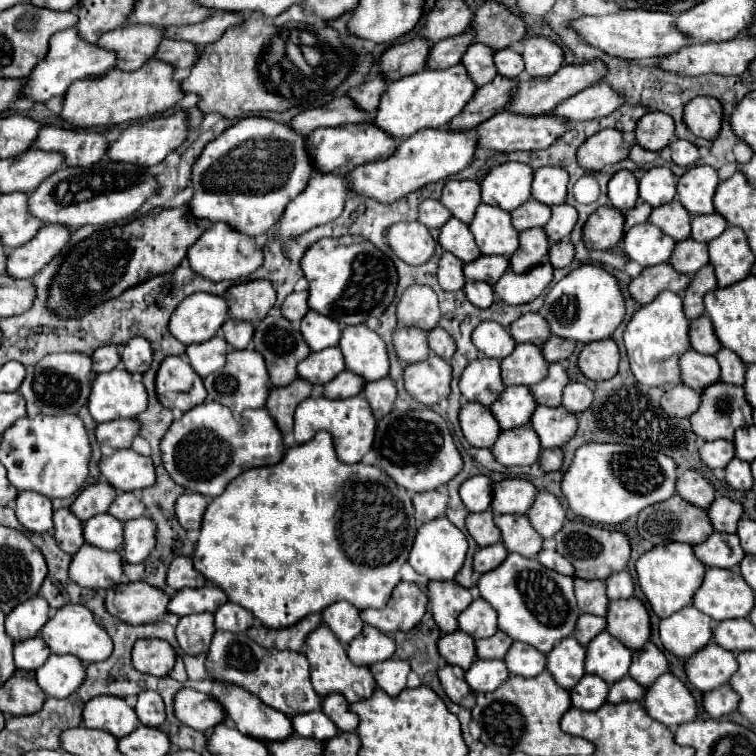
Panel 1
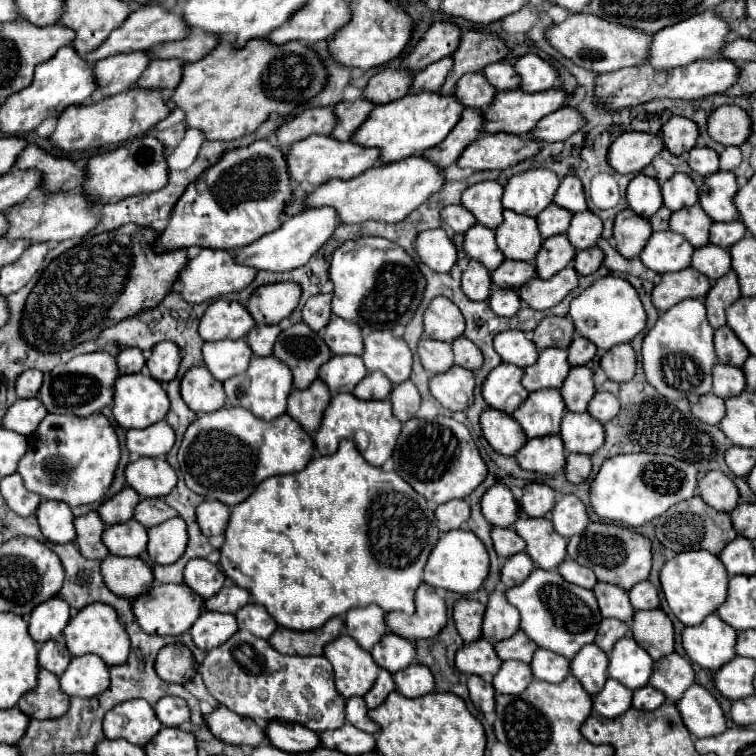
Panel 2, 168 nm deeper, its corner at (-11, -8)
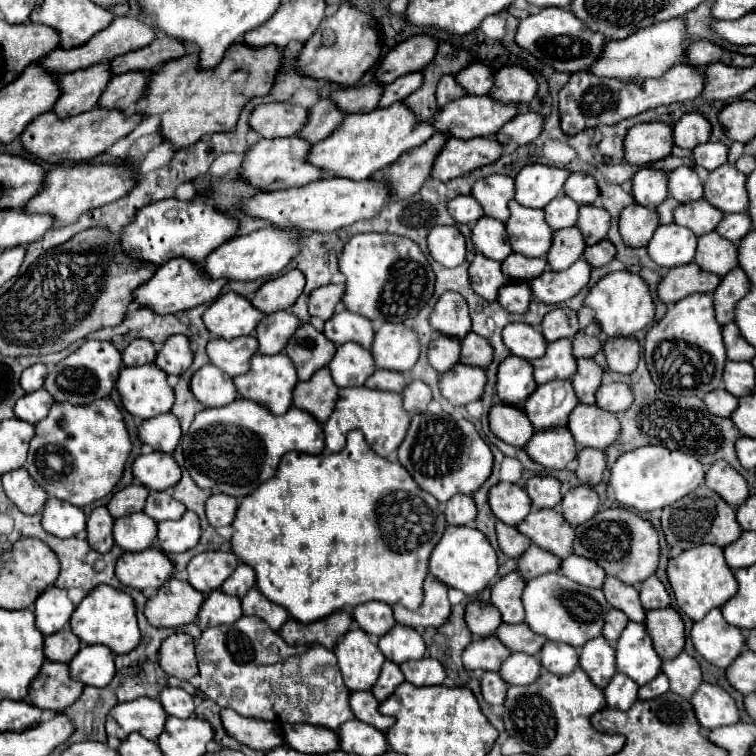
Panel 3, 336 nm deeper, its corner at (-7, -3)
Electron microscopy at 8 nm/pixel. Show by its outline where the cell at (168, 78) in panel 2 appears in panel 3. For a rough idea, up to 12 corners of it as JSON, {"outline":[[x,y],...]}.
{"outline":[[146,71],[112,77],[98,105],[132,115],[148,87]]}

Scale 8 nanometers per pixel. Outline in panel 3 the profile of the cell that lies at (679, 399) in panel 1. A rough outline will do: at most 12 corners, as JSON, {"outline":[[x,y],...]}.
{"outline":[[726,389],[710,391],[704,397],[708,411],[730,417],[738,399]]}

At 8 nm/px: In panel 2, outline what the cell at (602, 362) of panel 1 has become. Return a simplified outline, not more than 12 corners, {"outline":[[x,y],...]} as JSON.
{"outline":[[630,344],[604,352],[600,366],[608,380],[622,384],[634,376]]}

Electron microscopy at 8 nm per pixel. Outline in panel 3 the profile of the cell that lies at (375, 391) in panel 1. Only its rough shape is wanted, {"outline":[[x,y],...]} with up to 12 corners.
{"outline":[[422,381],[404,389],[404,409],[424,413],[432,401],[432,391]]}

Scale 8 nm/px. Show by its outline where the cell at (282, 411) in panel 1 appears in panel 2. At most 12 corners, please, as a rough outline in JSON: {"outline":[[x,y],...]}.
{"outline":[[316,380],[292,390],[288,414],[308,434],[320,426],[330,402],[328,386]]}

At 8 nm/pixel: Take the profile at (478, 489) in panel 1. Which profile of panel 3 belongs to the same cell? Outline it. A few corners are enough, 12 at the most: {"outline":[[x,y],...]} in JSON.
{"outline":[[516,483],[490,489],[494,515],[520,525],[530,513],[530,497]]}

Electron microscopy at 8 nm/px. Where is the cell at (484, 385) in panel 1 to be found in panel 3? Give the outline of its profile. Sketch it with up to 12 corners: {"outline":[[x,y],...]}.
{"outline":[[510,355],[498,367],[496,393],[518,405],[536,391],[532,363]]}

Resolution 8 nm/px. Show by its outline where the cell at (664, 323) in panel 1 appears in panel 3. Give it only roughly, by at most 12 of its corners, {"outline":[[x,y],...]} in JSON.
{"outline":[[712,293],[668,307],[646,333],[644,357],[666,341],[684,341],[716,363],[718,387],[726,363]]}

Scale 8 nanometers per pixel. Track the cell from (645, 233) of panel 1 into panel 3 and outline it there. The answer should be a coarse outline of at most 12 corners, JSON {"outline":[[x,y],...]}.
{"outline":[[676,223],[660,225],[648,255],[660,267],[692,263],[696,235]]}

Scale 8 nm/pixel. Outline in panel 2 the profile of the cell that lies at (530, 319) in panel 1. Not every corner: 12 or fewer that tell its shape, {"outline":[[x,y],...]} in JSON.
{"outline":[[548,316],[532,332],[534,344],[568,348],[570,318]]}

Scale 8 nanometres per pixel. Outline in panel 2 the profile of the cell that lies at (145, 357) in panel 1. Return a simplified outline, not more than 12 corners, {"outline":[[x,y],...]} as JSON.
{"outline":[[158,342],[146,360],[150,376],[172,380],[180,348]]}

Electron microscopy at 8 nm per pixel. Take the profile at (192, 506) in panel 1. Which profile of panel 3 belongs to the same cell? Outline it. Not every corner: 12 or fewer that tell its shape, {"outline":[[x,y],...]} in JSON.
{"outline":[[226,493],[206,501],[206,517],[214,527],[232,525],[238,501]]}

